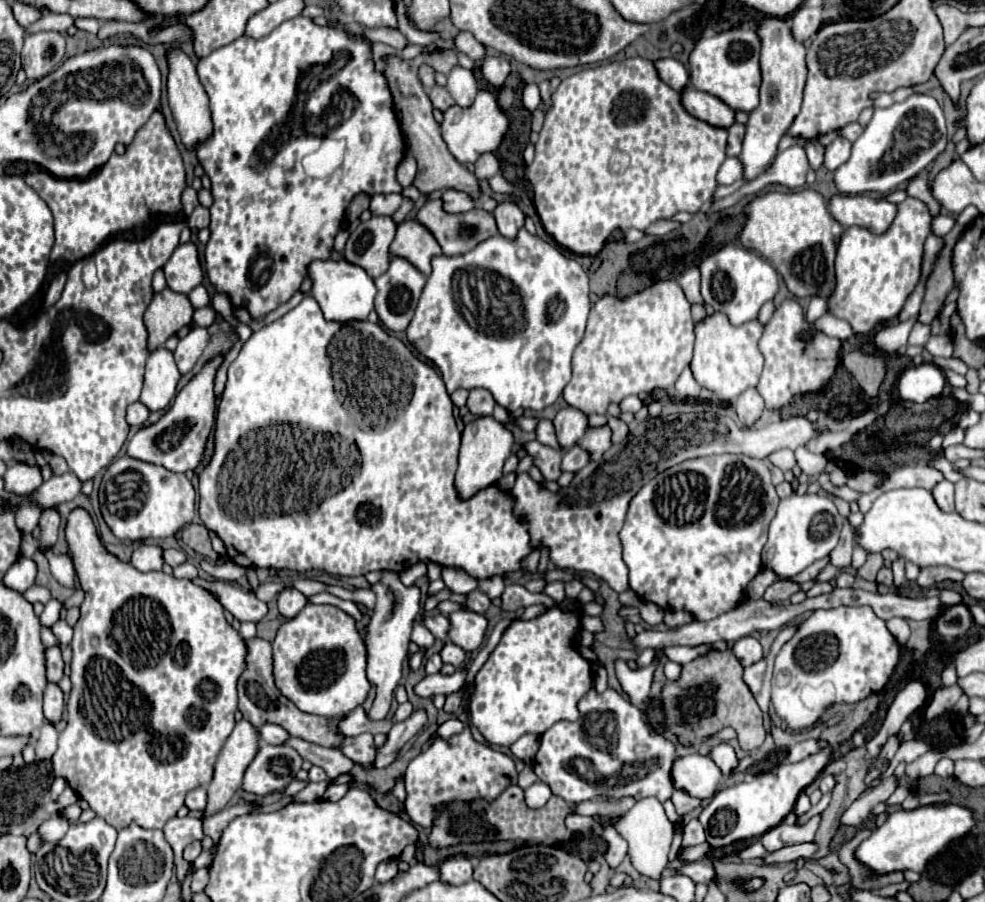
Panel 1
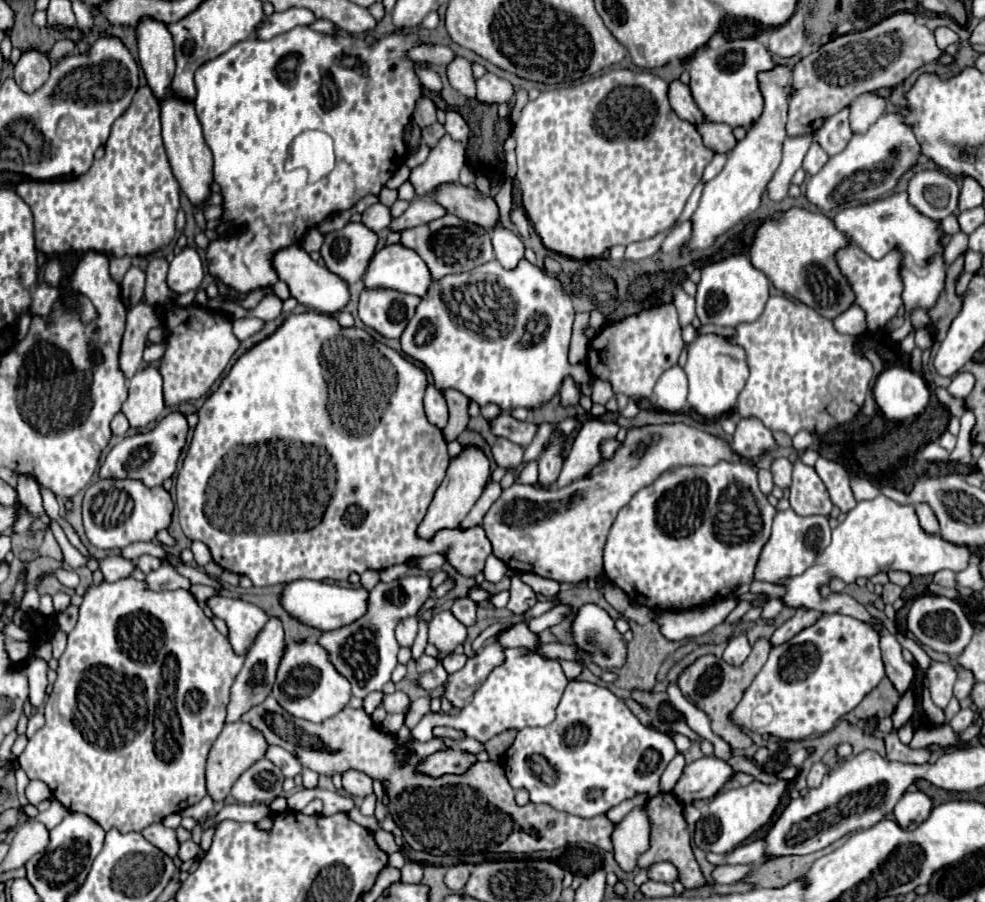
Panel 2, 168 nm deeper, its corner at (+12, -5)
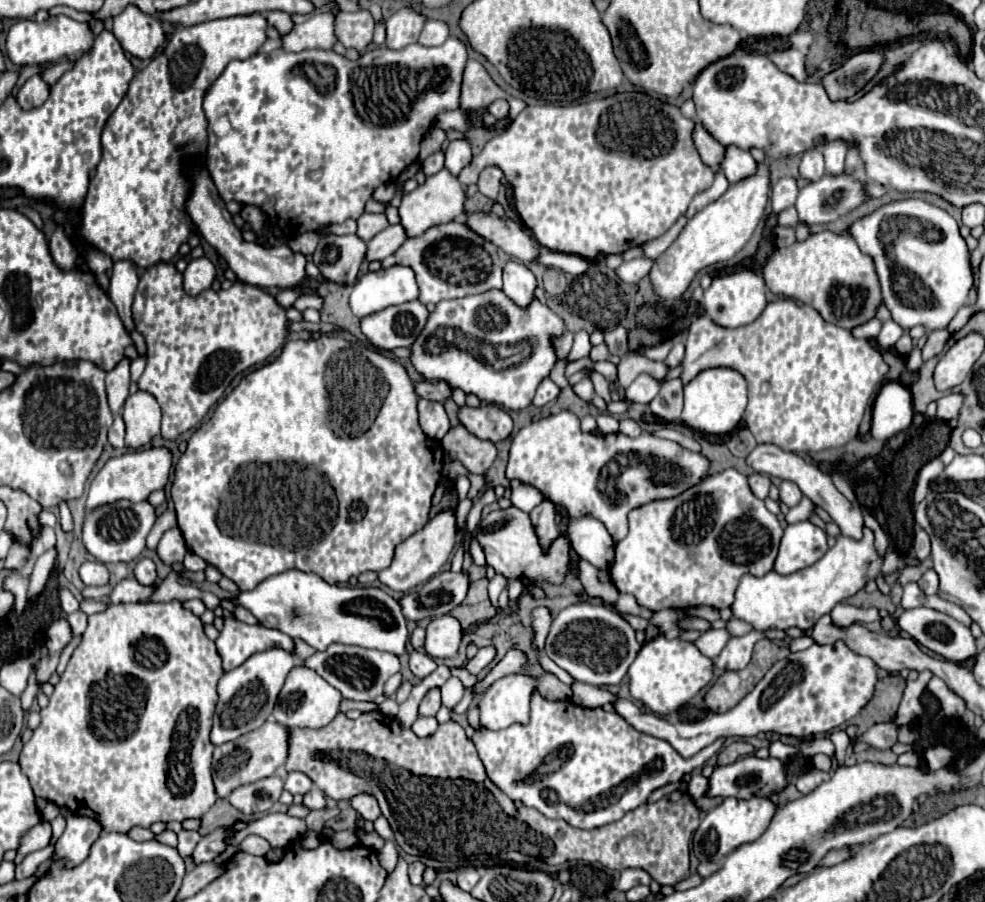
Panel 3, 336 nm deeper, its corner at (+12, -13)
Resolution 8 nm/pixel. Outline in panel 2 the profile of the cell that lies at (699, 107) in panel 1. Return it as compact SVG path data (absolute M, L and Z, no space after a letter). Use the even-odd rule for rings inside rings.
M705 120L701 126L697 126L697 130L701 132L705 146L711 148L715 154L729 154L737 144L733 128L729 128L727 124L713 124Z

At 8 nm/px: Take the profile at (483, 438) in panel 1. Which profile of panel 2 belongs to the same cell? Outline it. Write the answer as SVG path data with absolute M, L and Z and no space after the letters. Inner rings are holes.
M477 448L463 450L455 460L451 460L451 464L447 468L447 476L441 482L441 486L437 488L431 506L429 506L423 522L417 528L417 536L423 540L433 540L433 536L439 530L457 528L463 522L463 518L469 514L469 510L473 508L477 498L481 496L487 480L489 480L489 460L485 458L485 454Z

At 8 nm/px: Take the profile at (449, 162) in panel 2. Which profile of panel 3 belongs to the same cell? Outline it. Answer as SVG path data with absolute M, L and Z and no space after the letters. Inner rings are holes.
M441 168L437 174L427 176L425 182L419 184L411 194L403 196L401 206L399 206L401 226L407 230L407 236L419 236L431 226L461 218L463 202L465 202L465 186L447 168Z

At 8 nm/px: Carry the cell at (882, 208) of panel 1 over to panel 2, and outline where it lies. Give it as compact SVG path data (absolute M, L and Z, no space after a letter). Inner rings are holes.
M899 192L881 200L873 200L867 204L859 204L853 208L841 210L833 218L835 226L845 232L863 252L871 258L881 260L889 252L901 252L901 280L903 280L903 306L905 316L909 316L917 308L933 308L945 288L947 264L943 258L945 246L941 244L945 232L941 230L941 222L921 214L915 206L911 206L907 192Z

